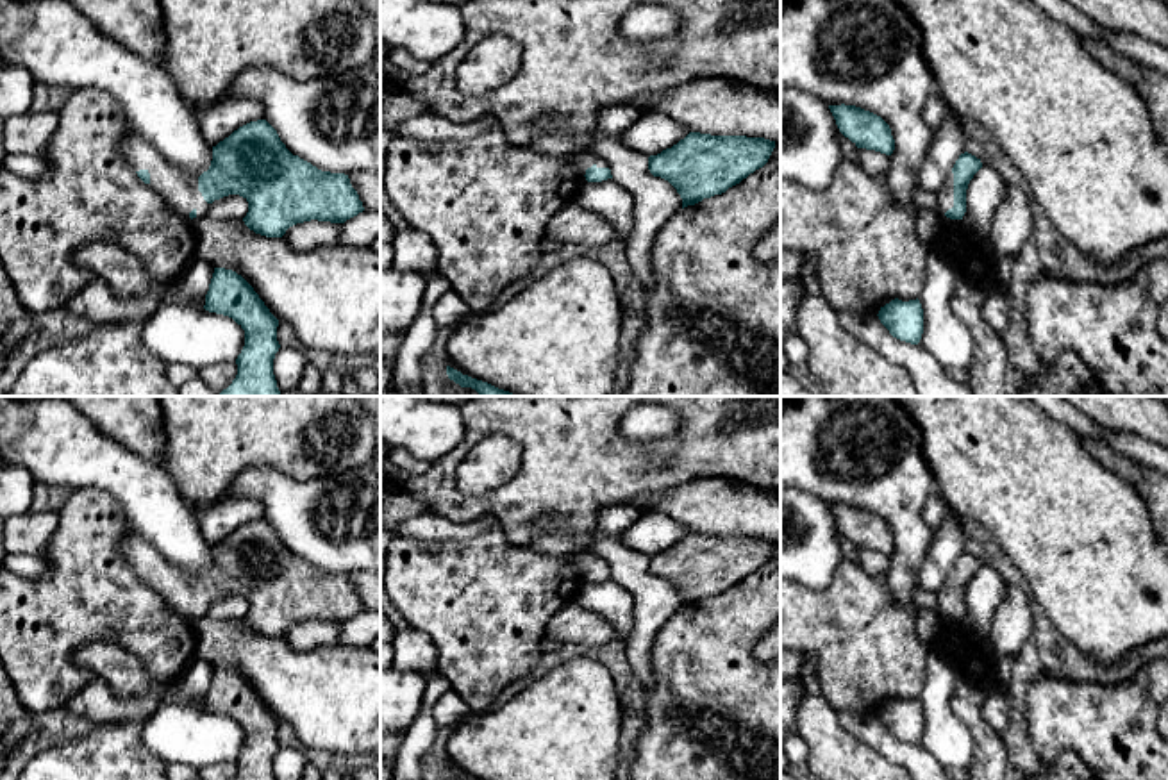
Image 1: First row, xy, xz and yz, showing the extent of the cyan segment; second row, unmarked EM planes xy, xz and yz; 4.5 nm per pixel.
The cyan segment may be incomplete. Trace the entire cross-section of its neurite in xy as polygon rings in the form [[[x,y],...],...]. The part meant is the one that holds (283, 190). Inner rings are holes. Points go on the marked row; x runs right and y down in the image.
[[[266,120],[250,121],[213,146],[211,166],[200,177],[175,168],[138,136],[120,143],[118,152],[170,207],[193,221],[207,216],[209,205],[229,195],[239,195],[248,202],[243,221],[266,237],[282,237],[289,227],[311,220],[345,223],[364,211],[348,175],[321,171],[293,155]]]

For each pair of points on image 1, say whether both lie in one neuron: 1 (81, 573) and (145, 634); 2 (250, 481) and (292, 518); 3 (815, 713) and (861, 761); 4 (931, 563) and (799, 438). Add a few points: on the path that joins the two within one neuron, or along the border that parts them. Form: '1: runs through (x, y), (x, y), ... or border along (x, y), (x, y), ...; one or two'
1: runs through (97, 589), (129, 618); one
2: runs through (261, 488), (281, 507); one
3: runs through (822, 725), (849, 752); one
4: border along (934, 529), (915, 584); two

